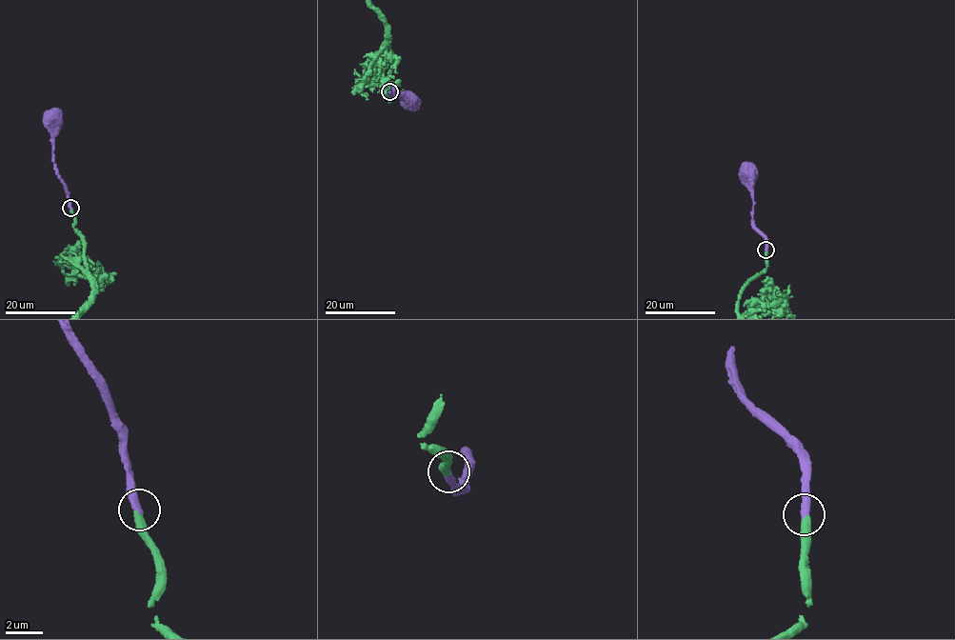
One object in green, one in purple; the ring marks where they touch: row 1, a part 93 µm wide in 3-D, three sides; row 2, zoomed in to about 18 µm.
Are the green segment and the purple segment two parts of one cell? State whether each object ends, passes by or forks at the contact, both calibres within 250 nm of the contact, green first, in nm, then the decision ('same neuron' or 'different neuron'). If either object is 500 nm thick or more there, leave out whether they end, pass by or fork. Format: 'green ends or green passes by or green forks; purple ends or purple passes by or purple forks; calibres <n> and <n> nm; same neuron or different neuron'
green ends; purple ends; calibres 440 and 400 nm; same neuron

